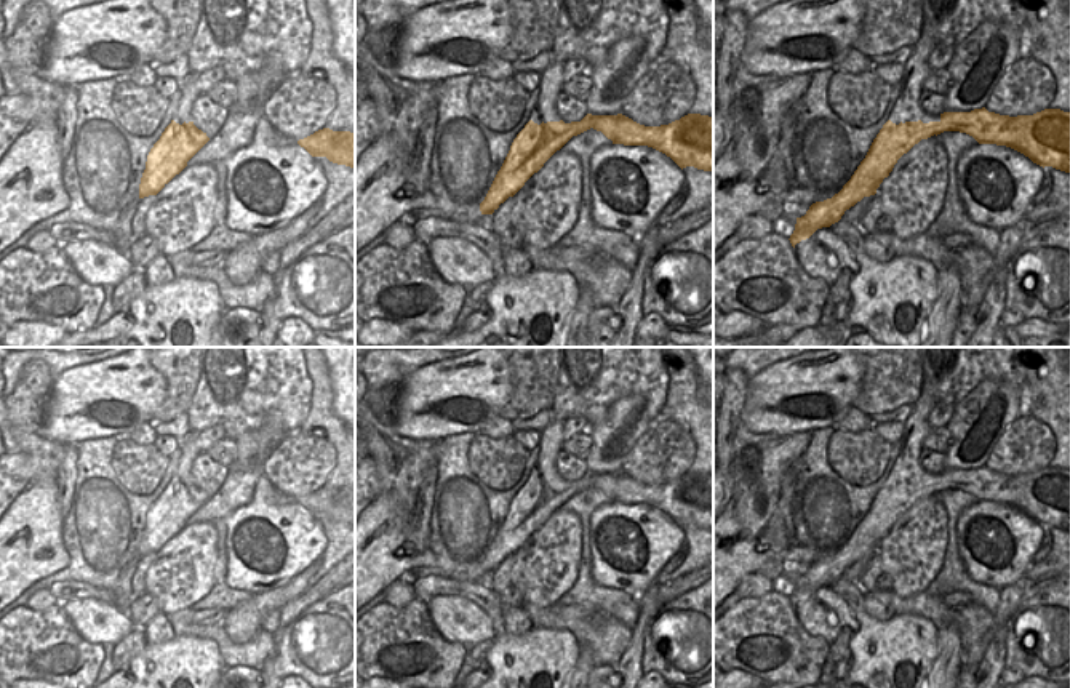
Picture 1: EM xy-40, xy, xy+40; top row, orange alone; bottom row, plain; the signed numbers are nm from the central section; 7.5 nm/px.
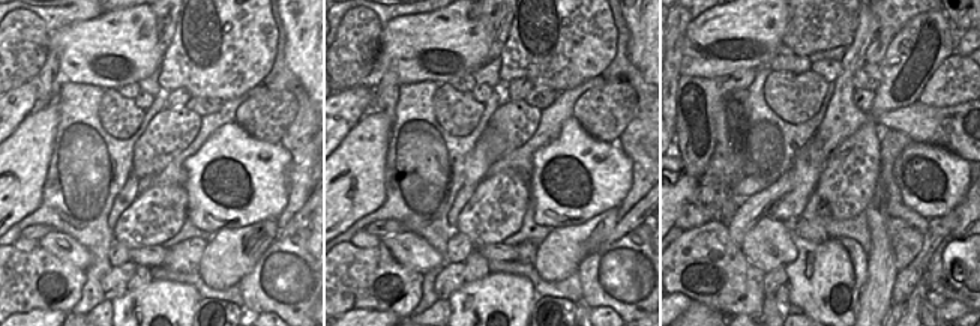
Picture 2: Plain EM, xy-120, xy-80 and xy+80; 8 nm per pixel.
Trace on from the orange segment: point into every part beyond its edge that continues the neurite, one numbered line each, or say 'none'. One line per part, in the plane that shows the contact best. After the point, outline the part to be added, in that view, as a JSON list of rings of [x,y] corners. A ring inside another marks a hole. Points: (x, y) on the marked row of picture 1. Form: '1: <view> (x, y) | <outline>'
none

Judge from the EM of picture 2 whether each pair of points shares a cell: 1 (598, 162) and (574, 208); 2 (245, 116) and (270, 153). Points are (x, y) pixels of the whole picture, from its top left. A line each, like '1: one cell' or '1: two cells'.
1: one cell
2: two cells

